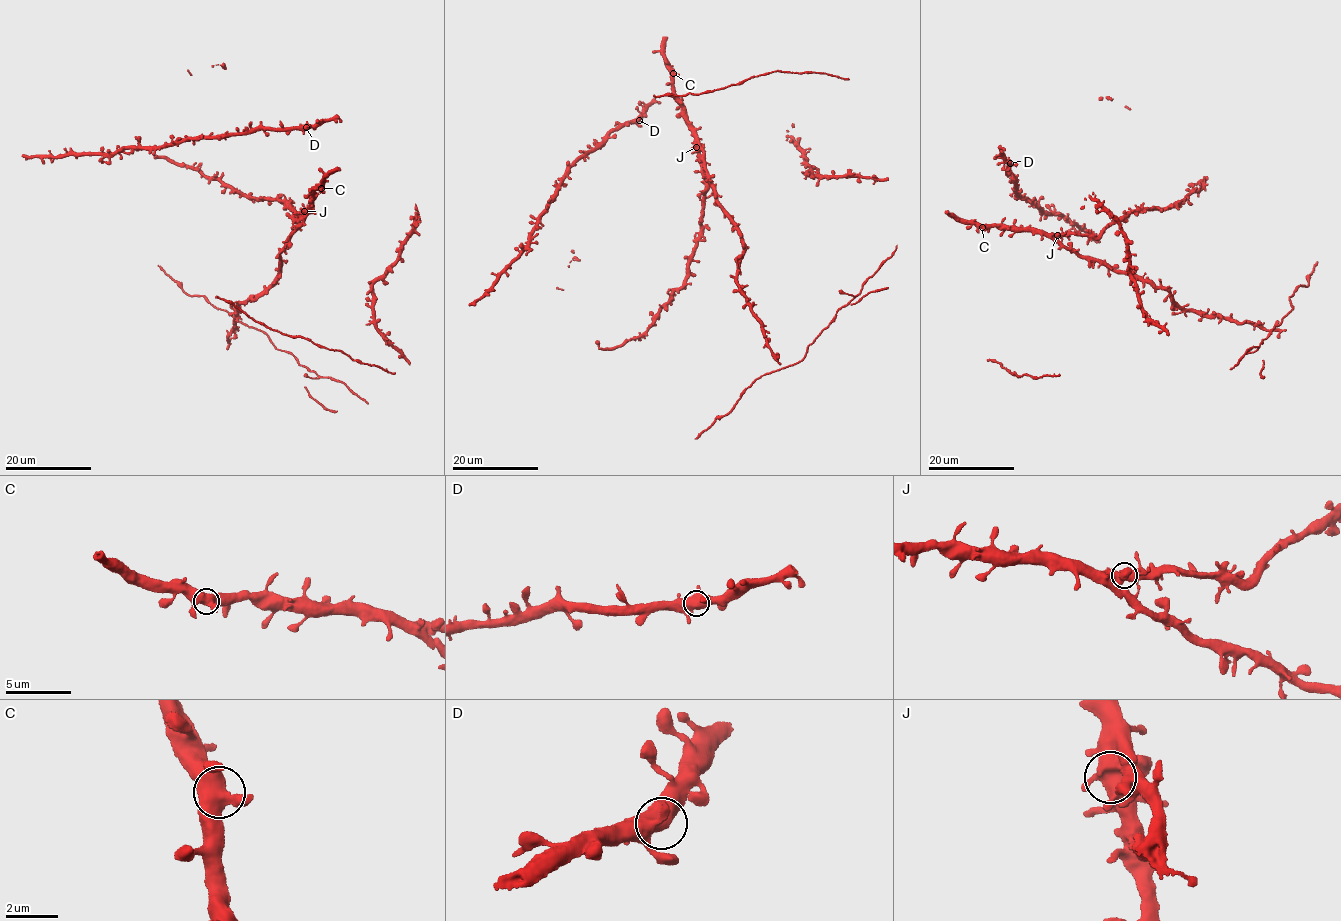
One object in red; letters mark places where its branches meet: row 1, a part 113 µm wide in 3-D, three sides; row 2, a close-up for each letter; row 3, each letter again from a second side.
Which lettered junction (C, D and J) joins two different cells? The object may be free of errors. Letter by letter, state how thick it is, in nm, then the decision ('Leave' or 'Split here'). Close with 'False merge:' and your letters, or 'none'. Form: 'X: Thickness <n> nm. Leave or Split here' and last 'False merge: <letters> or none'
C: Thickness 480 nm. Leave
D: Thickness 480 nm. Leave
J: Thickness 550 nm. Leave
False merge: none

